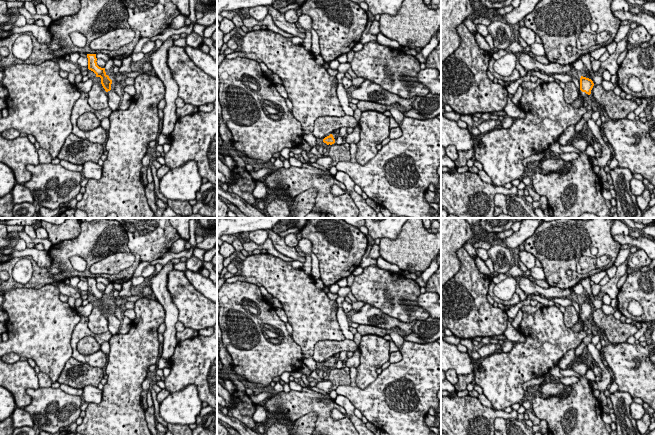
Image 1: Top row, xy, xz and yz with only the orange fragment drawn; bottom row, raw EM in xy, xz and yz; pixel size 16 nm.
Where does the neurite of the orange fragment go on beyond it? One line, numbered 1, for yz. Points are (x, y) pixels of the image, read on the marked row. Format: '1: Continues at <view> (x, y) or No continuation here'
1: Continues at yz (578, 103)

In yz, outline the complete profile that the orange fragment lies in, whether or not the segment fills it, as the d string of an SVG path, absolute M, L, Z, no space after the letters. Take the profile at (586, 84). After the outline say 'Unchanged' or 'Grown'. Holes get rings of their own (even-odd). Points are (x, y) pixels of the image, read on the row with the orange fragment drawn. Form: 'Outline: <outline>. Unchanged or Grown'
Outline: M581 76L580 78L580 93L579 98L576 99L571 105L574 108L582 107L584 101L589 98L594 83L591 79Z. Grown

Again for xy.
Outline: M87 54L88 69L96 74L96 77L101 78L101 84L108 96L108 107L112 111L117 111L121 103L121 97L111 89L112 80L105 72L105 68L101 68L97 65L96 54Z. Grown

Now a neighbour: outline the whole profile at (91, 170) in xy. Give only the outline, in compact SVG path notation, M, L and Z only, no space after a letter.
M91 161L83 164L81 171L83 178L99 180L102 177L102 166Z

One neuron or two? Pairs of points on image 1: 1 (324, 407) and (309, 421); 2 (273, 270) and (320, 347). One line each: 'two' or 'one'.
1: two
2: two

